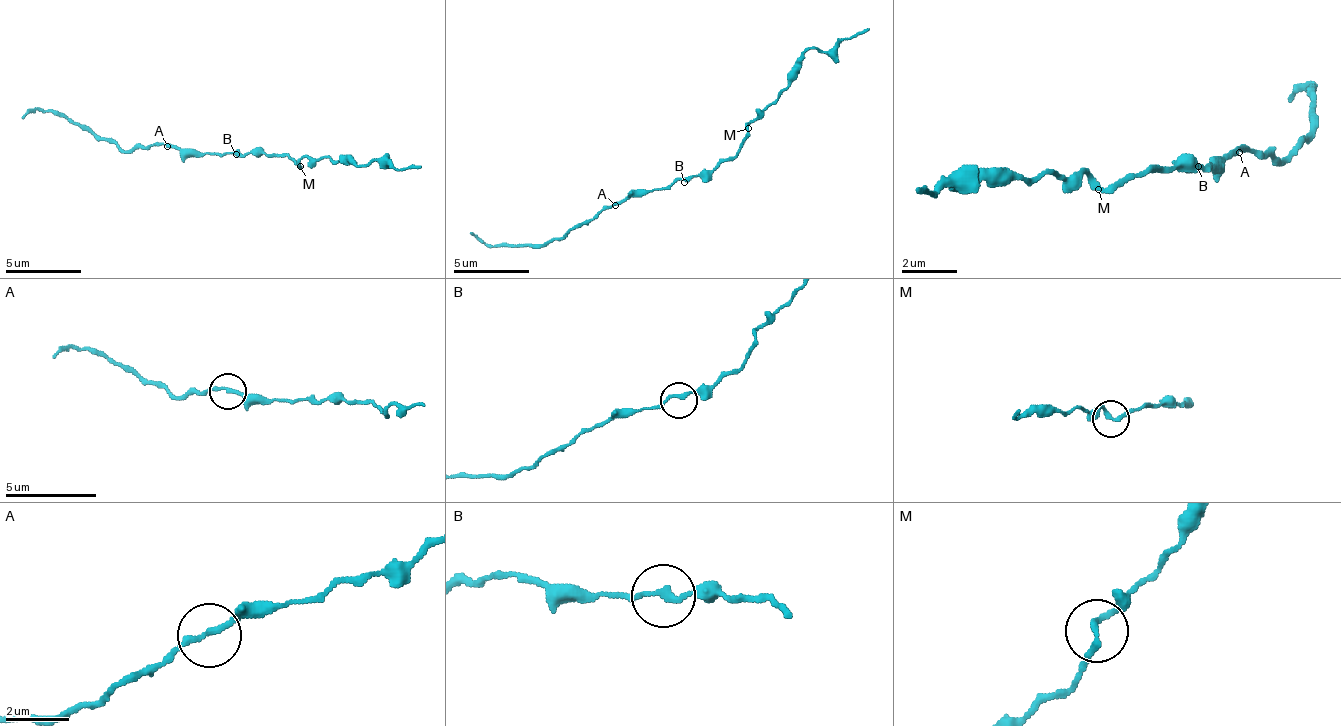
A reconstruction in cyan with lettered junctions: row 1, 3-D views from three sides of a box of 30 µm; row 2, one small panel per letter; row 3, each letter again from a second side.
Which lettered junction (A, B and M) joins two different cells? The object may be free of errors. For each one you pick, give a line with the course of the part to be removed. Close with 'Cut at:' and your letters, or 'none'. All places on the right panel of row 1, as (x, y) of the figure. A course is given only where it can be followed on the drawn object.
Cut at: none

